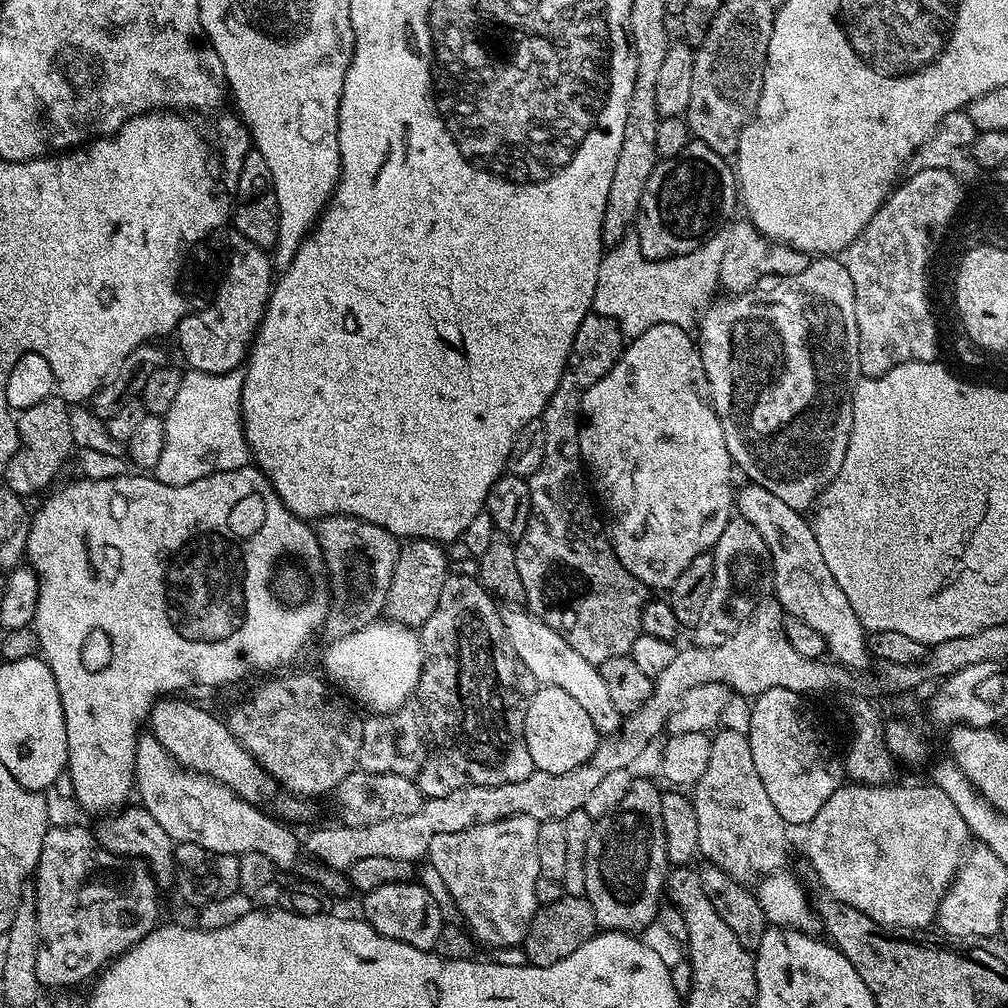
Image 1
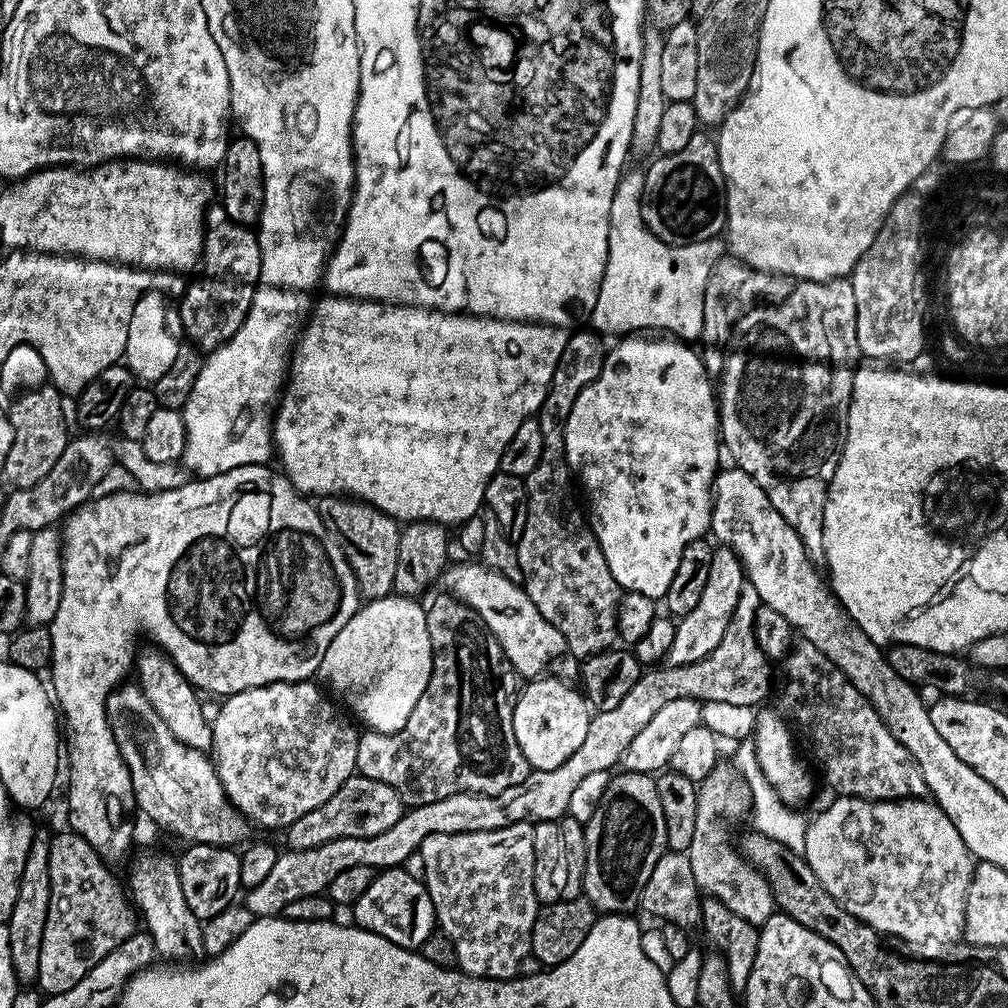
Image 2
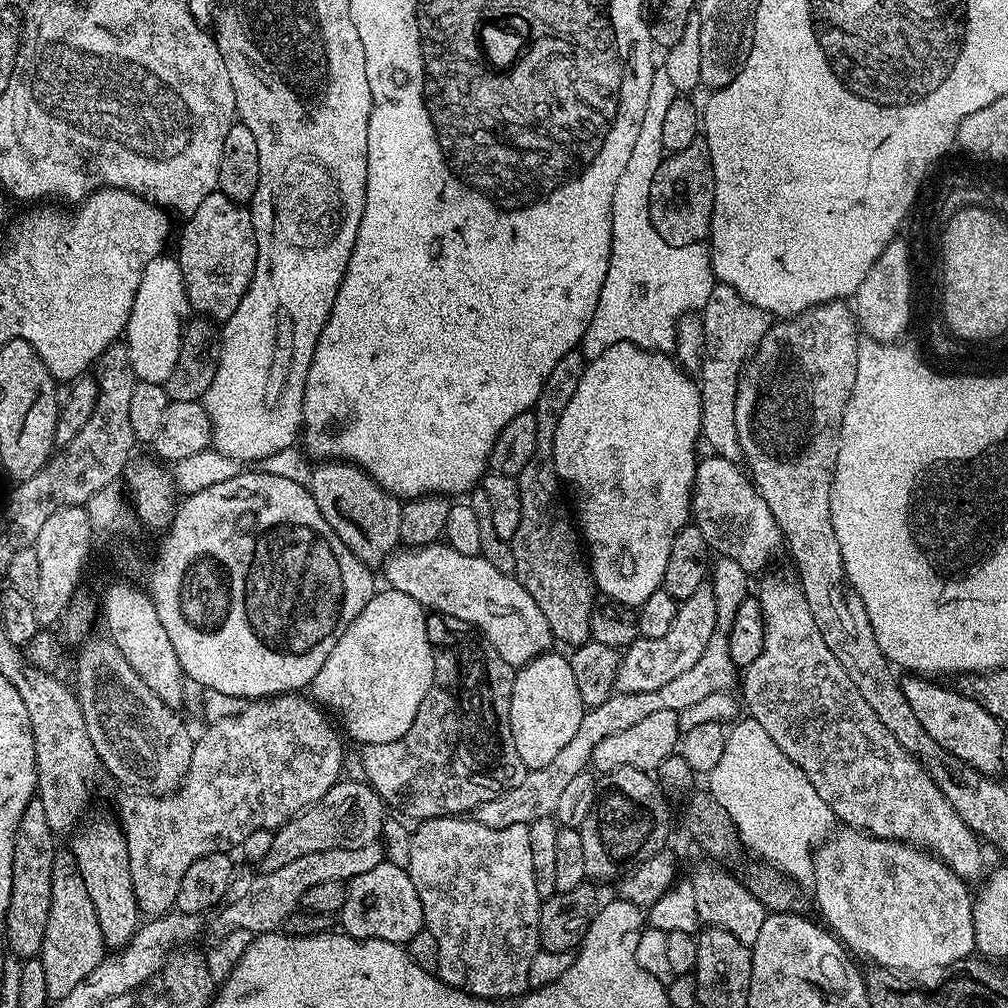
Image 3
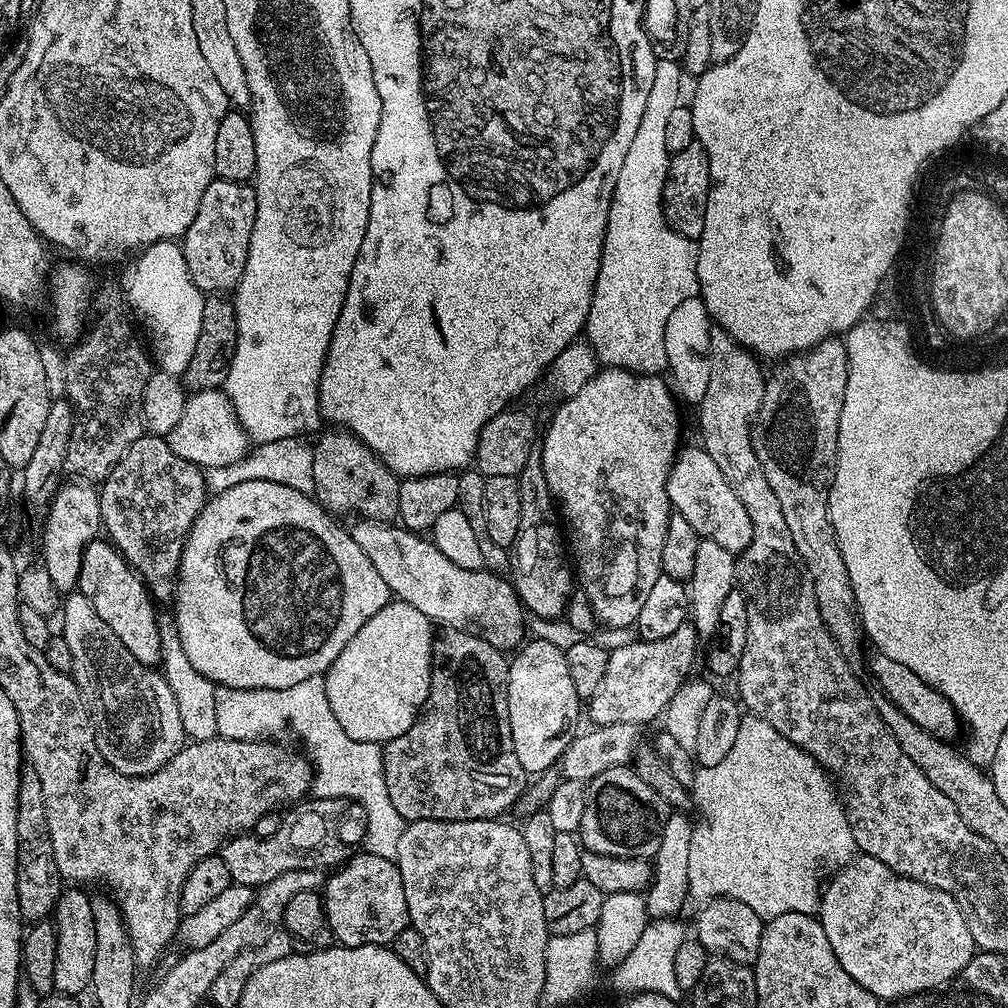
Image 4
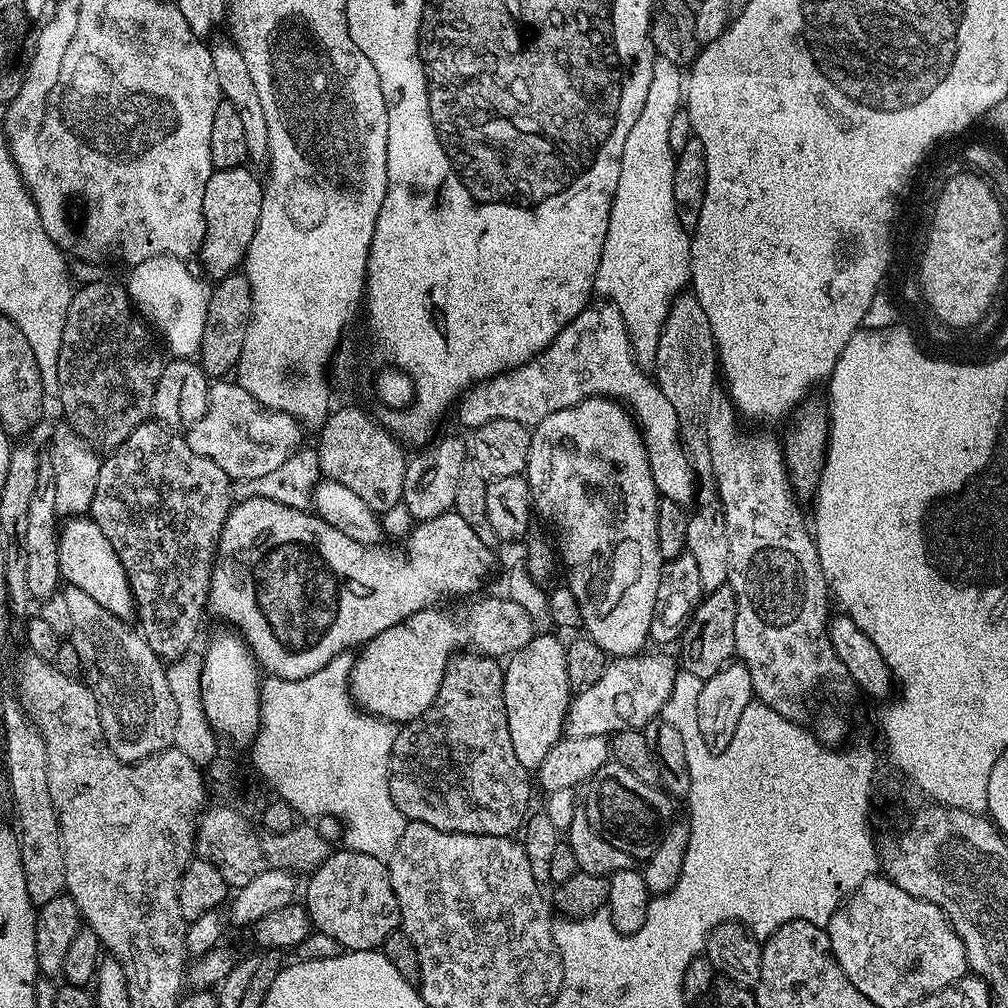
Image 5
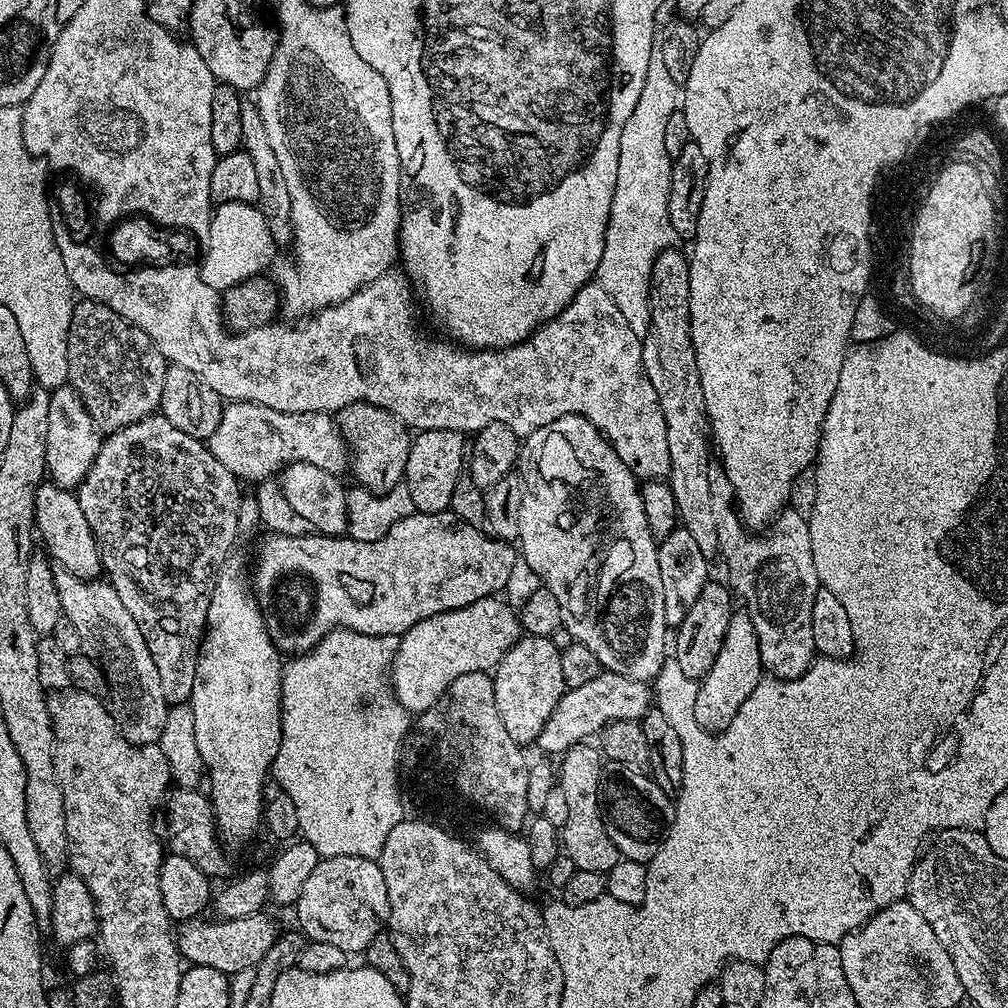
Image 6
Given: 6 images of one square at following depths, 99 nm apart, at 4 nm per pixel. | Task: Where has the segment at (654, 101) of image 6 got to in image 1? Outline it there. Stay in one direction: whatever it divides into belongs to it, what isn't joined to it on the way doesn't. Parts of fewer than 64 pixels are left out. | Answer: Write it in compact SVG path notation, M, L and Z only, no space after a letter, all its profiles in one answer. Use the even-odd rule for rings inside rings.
M720 230L701 240L694 250L690 250L686 254L671 256L665 260L651 260L642 254L642 246L634 234L622 237L600 257L592 312L595 315L615 320L621 332L628 338L639 336L640 333L655 324L673 324L679 328L691 329L697 323L698 313L705 307L709 297L713 295L711 292L717 290L720 283L719 271L722 257L725 256L726 238L727 231Z

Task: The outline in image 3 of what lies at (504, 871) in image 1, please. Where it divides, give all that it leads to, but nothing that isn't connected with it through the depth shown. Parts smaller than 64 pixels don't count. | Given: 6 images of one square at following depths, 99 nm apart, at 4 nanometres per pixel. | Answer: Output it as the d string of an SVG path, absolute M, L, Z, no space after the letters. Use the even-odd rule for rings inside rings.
M438 816L435 820L421 820L410 832L410 862L408 863L410 882L414 882L414 890L418 890L418 898L422 902L424 927L438 942L438 958L440 971L438 973L444 983L451 988L460 988L479 1000L512 1000L520 998L529 991L530 962L534 962L534 954L541 951L540 946L540 906L541 898L538 886L534 886L534 865L530 854L530 830L527 824L514 826L482 826L474 818L460 816Z

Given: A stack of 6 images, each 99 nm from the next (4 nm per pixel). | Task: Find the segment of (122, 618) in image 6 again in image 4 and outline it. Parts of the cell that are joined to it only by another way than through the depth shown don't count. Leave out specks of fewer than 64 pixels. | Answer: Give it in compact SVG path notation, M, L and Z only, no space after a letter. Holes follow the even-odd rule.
M79 590L65 595L62 616L63 612L62 635L74 658L70 675L88 707L88 717L102 758L106 758L114 770L127 776L149 776L164 768L186 743L174 690L170 690L155 667L138 662L138 658L122 646L118 634L98 618L98 610L94 610L89 597Z

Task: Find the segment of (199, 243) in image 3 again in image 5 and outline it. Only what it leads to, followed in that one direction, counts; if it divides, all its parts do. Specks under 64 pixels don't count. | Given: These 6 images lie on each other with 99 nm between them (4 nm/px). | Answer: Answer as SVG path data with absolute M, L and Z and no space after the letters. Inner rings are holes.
M248 166L238 168L217 168L210 182L206 182L206 195L202 198L204 215L204 241L200 244L198 260L213 278L235 273L243 265L248 247L254 238L258 218L262 214L264 184L251 172Z

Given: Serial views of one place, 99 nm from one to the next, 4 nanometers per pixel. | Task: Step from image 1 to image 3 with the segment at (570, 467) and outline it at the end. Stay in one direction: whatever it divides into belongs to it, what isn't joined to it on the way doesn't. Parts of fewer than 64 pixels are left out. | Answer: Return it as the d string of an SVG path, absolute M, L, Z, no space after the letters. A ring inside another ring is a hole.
M579 351L566 354L566 358L562 358L554 370L550 370L550 378L546 378L546 386L542 386L542 394L538 394L534 409L538 422L538 446L535 458L526 462L526 470L522 470L518 477L522 522L518 522L518 534L510 541L516 563L516 579L530 594L530 598L538 602L538 610L542 610L553 637L567 646L587 644L590 639L588 623L594 607L594 581L582 551L582 540L573 513L569 505L568 508L564 505L556 489L561 487L562 481L552 464L552 451L558 418L562 418L566 402L570 402L574 390L578 390L585 367L586 361Z

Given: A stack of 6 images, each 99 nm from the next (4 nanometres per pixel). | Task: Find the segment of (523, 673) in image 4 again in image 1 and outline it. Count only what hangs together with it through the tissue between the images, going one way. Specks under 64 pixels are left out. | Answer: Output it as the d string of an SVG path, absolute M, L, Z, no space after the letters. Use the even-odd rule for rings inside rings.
M537 687L530 698L524 723L526 750L530 750L532 767L546 774L566 774L582 766L594 754L600 743L601 733L596 731L594 722L586 715L586 710L566 694L561 688Z

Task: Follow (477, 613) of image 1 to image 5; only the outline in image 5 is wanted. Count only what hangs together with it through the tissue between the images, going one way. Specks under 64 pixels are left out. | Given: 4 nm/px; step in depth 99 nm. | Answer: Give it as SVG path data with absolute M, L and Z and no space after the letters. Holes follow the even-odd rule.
M475 650L458 651L445 667L441 684L438 686L437 696L430 707L420 716L405 723L394 738L394 750L390 754L388 767L388 781L390 782L390 798L394 798L394 806L404 815L405 821L422 822L426 826L434 826L434 830L446 830L458 834L482 834L483 836L511 836L515 837L524 827L529 815L528 803L532 800L532 784L528 781L529 773L518 762L514 755L514 745L510 743L510 726L506 722L506 702L504 701L504 668L495 656L484 656Z

